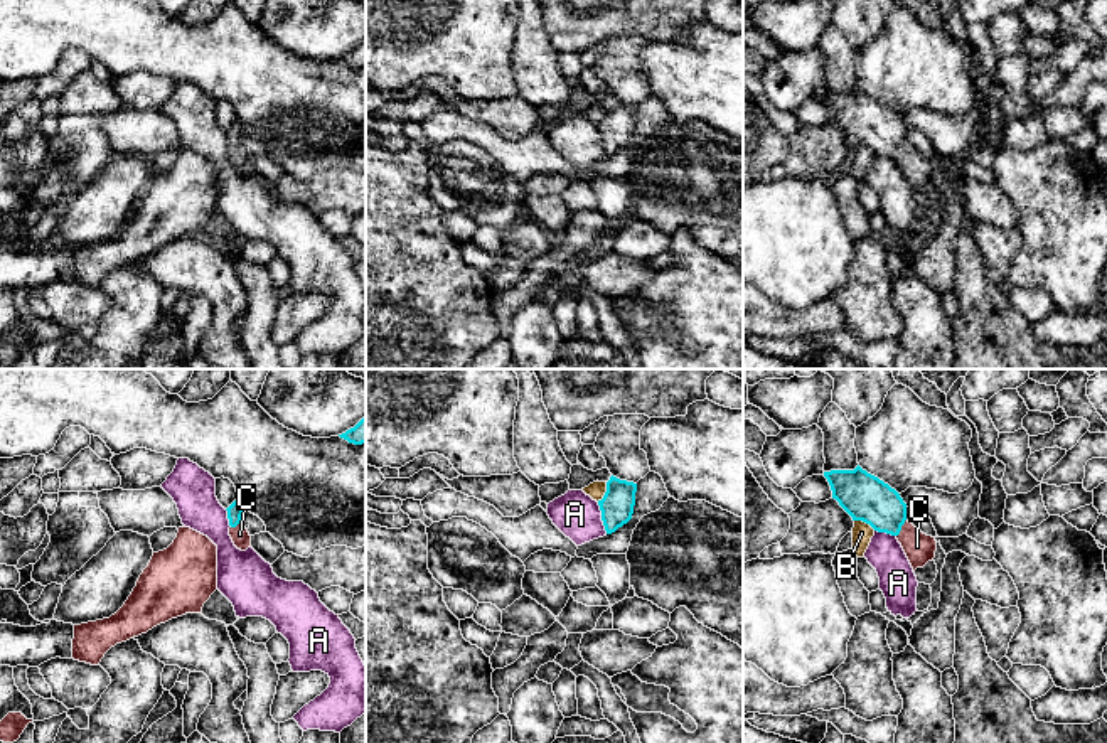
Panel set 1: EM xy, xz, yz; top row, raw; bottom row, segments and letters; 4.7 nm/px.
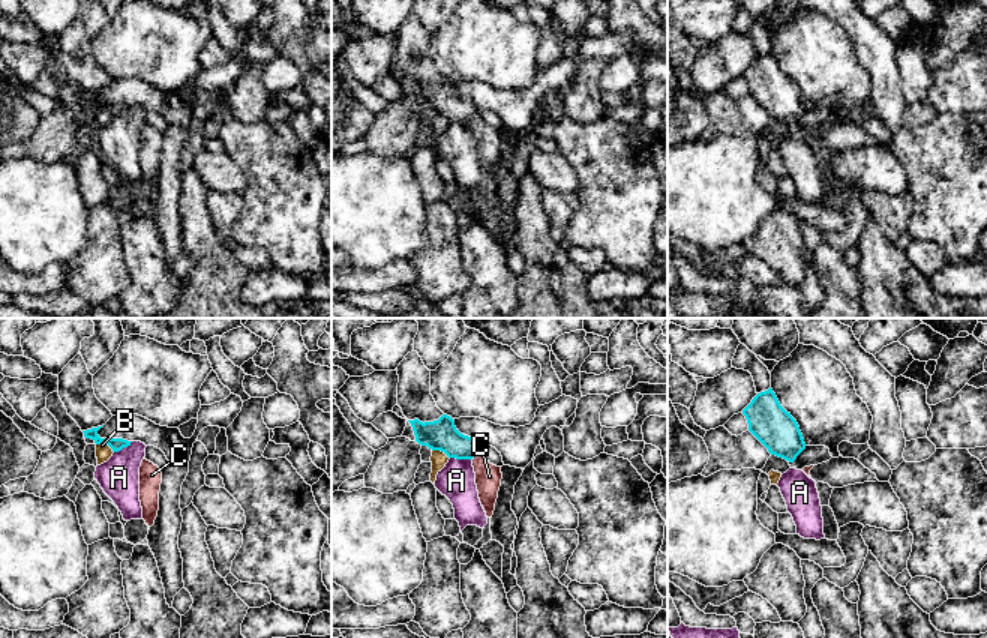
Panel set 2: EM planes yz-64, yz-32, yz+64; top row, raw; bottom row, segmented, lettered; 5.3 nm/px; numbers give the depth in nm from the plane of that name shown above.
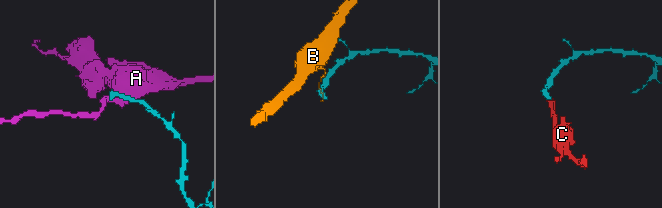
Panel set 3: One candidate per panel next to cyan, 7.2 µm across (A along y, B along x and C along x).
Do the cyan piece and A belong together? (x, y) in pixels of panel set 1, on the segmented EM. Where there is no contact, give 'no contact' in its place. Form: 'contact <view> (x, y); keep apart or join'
contact xz (602, 518); keep apart

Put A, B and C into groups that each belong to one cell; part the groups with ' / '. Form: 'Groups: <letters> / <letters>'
Groups: A / B / C

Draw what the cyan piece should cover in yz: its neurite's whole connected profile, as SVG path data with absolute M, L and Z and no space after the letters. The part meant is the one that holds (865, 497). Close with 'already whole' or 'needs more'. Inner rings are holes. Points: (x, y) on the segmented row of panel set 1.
M859 465L854 470L824 472L832 499L853 517L878 532L891 534L901 544L913 571L935 558L937 541L906 521L900 494Z | needs more

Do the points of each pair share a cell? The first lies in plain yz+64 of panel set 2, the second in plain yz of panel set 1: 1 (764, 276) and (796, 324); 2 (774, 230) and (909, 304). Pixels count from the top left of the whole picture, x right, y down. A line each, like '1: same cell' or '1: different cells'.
1: same cell
2: different cells

